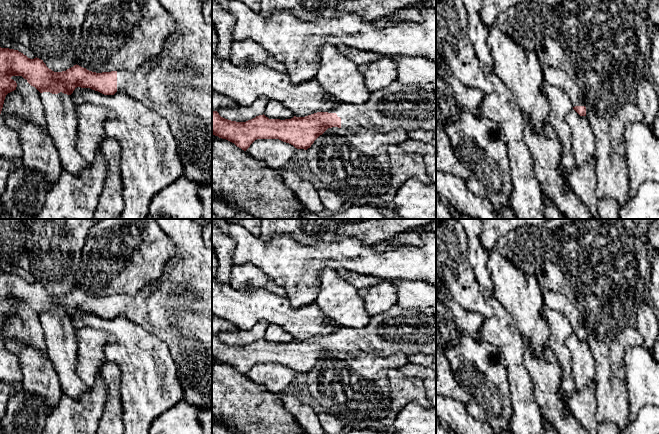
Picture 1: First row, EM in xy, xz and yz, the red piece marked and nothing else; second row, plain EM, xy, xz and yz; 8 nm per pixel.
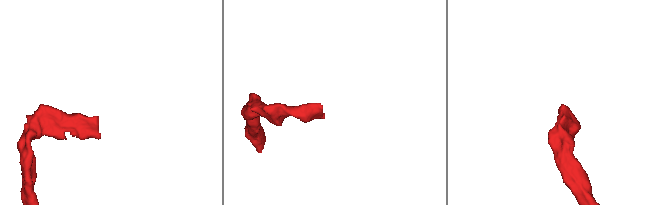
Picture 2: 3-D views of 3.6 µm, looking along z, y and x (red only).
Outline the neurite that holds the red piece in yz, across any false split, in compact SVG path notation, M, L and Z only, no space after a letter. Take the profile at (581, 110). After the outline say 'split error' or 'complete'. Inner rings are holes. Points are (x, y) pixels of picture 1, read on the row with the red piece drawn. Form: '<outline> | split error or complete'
M545 67L544 81L554 87L559 88L569 97L573 105L573 109L580 116L586 116L586 107L584 105L581 90L564 70Z | split error

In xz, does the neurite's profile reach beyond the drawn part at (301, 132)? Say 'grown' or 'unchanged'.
grown

